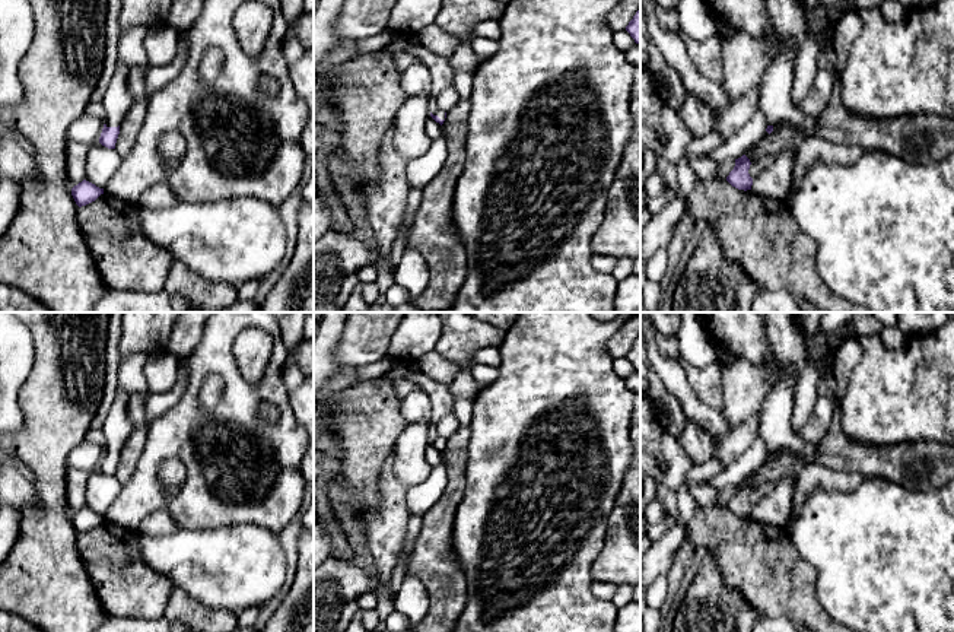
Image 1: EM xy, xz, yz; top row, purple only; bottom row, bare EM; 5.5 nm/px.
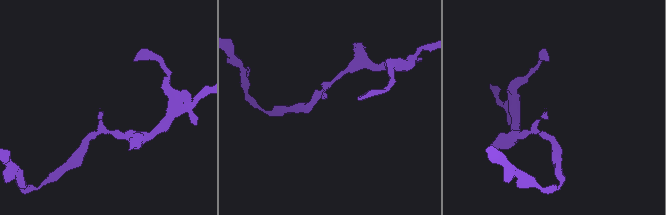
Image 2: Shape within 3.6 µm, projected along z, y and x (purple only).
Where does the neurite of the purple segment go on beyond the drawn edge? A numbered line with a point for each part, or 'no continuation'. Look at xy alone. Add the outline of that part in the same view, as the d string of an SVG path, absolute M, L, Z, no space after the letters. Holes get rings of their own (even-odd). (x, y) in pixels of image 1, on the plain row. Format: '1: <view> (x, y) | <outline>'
1: xy (117, 428) | M118 391L105 417L102 433L106 442L106 454L118 454L133 432L133 425L127 416L130 394Z

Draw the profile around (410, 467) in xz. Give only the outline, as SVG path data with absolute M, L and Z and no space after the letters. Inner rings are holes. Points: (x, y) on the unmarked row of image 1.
M430 422L413 423L398 438L392 458L392 470L403 488L423 483L430 471L424 451L430 444L435 426Z

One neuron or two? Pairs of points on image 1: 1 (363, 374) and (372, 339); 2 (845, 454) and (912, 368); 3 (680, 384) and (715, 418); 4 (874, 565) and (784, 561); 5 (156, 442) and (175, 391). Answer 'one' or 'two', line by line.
1: two
2: two
3: one
4: two
5: two

